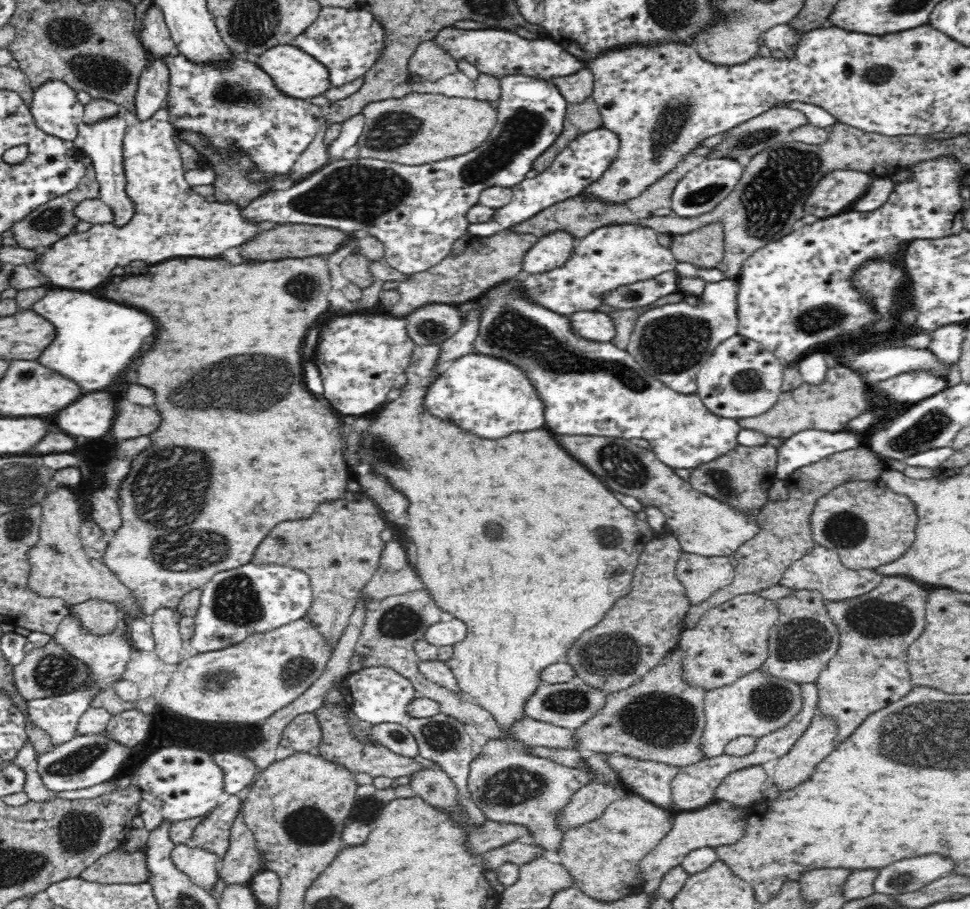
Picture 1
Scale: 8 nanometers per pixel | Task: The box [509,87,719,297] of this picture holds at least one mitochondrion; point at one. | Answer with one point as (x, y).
(672, 120)

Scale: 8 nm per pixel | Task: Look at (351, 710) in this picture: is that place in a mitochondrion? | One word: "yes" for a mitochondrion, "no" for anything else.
no

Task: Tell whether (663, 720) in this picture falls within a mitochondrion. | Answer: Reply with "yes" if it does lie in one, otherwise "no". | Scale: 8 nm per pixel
yes

